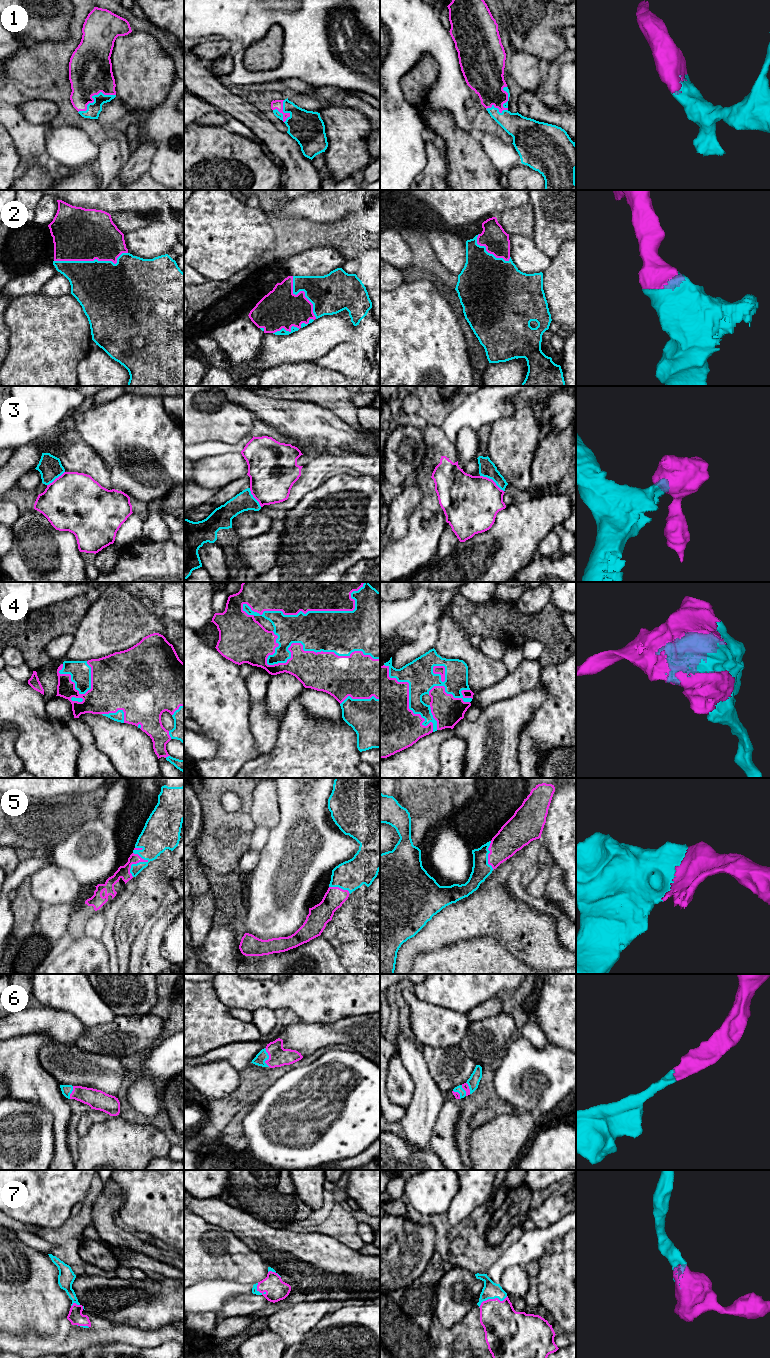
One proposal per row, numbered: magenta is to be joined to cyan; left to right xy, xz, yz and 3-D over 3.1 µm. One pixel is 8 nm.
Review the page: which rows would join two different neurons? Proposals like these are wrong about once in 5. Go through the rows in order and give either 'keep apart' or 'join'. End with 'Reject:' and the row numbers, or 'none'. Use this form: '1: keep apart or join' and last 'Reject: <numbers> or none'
1: join
2: join
3: keep apart
4: join
5: join
6: join
7: join
Reject: 3

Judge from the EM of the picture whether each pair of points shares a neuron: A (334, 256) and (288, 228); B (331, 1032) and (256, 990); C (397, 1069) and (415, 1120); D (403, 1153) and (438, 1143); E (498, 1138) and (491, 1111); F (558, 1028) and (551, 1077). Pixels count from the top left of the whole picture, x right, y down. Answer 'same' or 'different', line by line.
A: different
B: different
C: different
D: different
E: different
F: different

